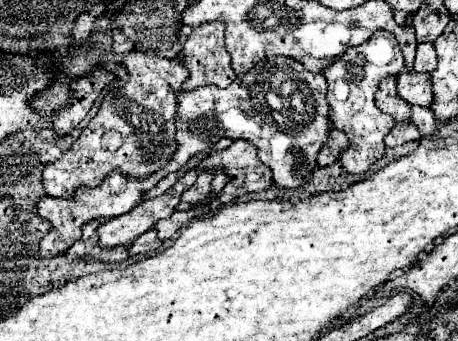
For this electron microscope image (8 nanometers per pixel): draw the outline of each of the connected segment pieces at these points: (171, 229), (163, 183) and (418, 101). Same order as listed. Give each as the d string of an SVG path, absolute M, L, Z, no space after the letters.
M207 206L188 211L175 211L168 219L162 219L154 225L158 238L162 241L170 239L183 225L187 225L191 220L208 212Z
M170 173L168 177L160 179L160 181L156 183L156 187L152 187L152 191L148 191L148 195L144 195L144 201L146 201L146 199L152 199L152 197L158 197L158 195L162 195L164 191L168 191L168 189L180 179L180 175L182 175L182 173Z
M402 71L398 75L398 93L410 105L430 107L432 101L434 101L430 75L426 75L426 73L420 75L420 73L414 73L414 71Z

